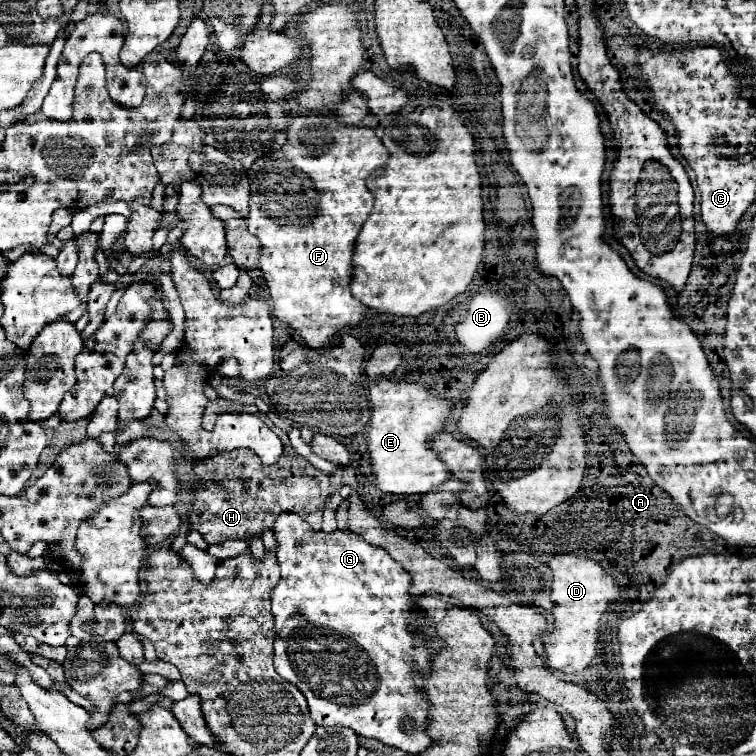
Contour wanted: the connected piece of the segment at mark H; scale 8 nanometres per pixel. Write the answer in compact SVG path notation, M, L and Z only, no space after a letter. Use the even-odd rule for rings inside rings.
M285 444L283 453L276 463L270 466L261 463L264 466L264 473L262 465L254 465L258 463L256 458L259 459L252 450L238 448L226 453L214 453L194 465L196 485L188 515L192 529L196 529L206 543L212 545L212 543L222 543L226 539L250 539L262 535L266 527L272 529L276 517L284 511L300 515L310 527L314 527L314 531L322 529L322 513L326 497L344 485L349 485L353 490L358 488L357 475L350 465L340 467L334 473L322 473L297 454L289 444ZM245 462L253 464L248 465L248 477L240 475L240 466L244 466Z

